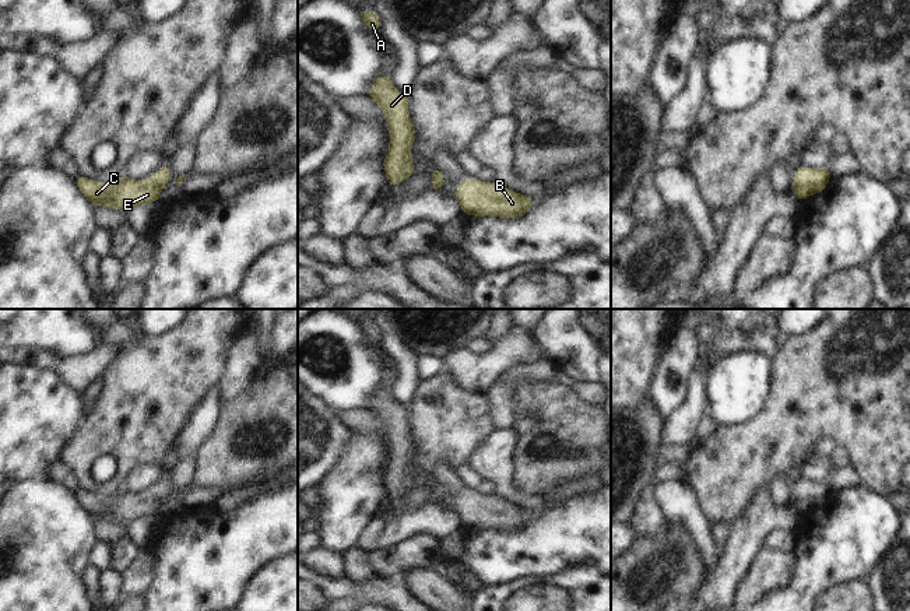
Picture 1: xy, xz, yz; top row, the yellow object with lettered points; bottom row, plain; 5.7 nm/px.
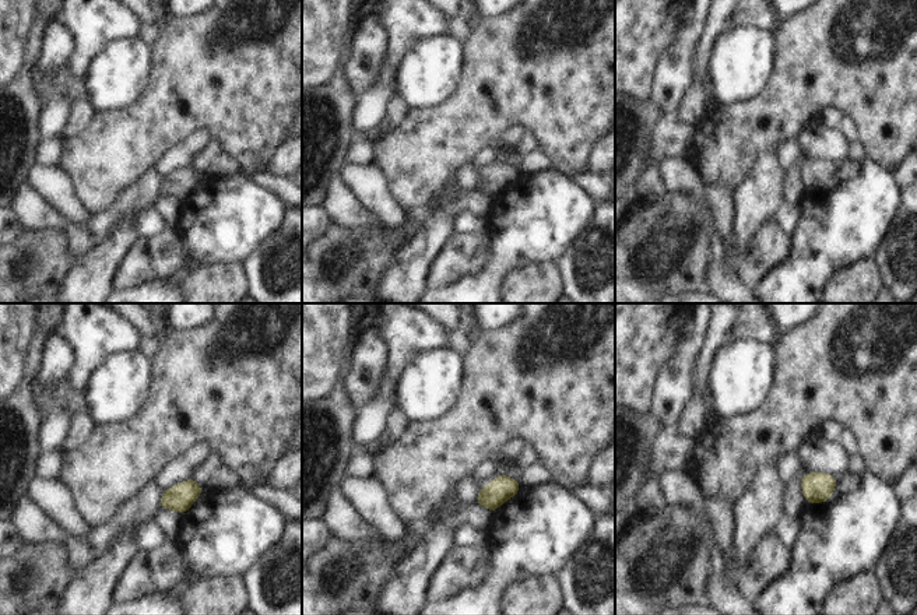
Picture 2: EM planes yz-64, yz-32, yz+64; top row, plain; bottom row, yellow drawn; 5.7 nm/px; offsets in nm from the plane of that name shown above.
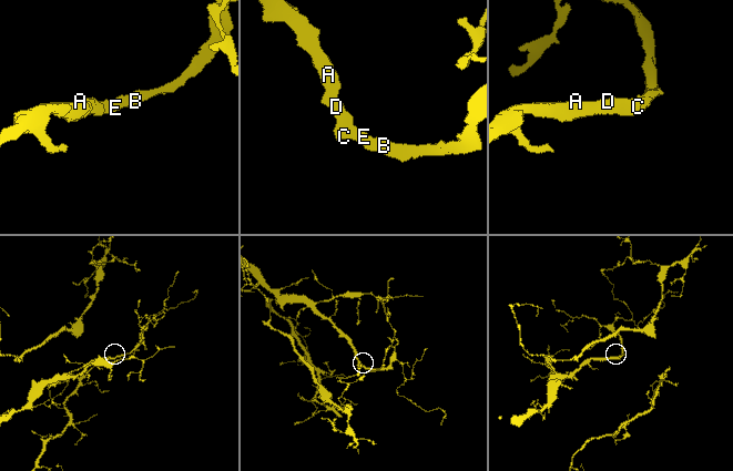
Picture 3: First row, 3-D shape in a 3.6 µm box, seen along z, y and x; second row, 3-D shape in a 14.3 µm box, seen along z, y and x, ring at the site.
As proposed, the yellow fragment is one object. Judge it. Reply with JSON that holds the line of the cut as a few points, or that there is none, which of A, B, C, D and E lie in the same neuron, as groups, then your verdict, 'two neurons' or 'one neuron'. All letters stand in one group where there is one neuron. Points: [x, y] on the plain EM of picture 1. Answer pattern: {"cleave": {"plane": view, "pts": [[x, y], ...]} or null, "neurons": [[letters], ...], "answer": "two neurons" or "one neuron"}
{"cleave": null, "neurons": [["A", "B", "C", "D", "E"]], "answer": "one neuron"}

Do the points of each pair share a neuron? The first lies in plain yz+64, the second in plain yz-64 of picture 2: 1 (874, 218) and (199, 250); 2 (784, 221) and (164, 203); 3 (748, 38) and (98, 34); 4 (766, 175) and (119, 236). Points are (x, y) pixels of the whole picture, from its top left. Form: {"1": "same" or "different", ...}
{"1": "same", "2": "different", "3": "different", "4": "same"}

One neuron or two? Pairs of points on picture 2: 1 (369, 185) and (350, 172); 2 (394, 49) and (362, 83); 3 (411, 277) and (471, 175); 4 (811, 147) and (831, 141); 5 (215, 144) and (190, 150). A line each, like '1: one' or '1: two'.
1: one
2: two
3: two
4: one
5: two

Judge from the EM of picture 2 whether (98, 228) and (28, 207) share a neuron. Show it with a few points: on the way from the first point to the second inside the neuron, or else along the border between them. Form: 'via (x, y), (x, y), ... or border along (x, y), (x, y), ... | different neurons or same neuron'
via (85, 238), (80, 238), (67, 225), (46, 217) | same neuron

